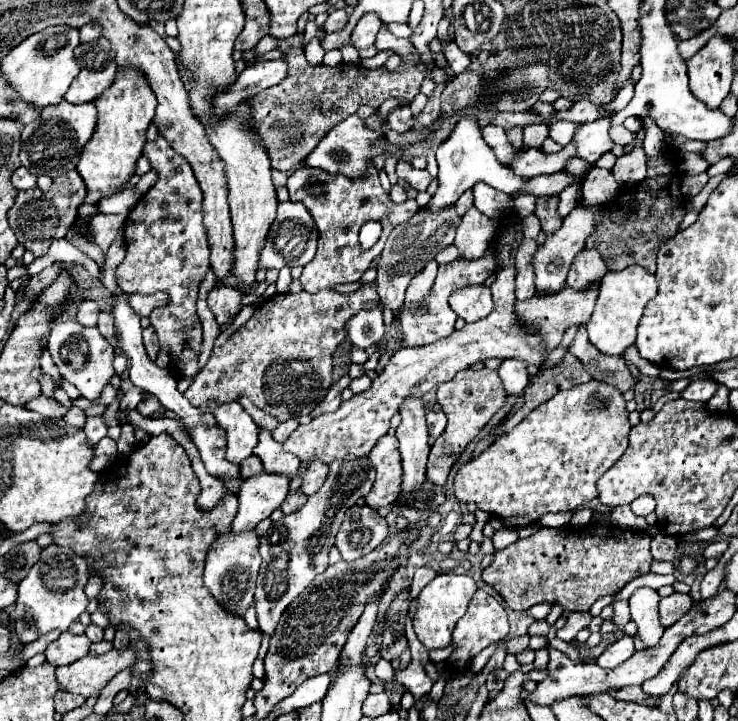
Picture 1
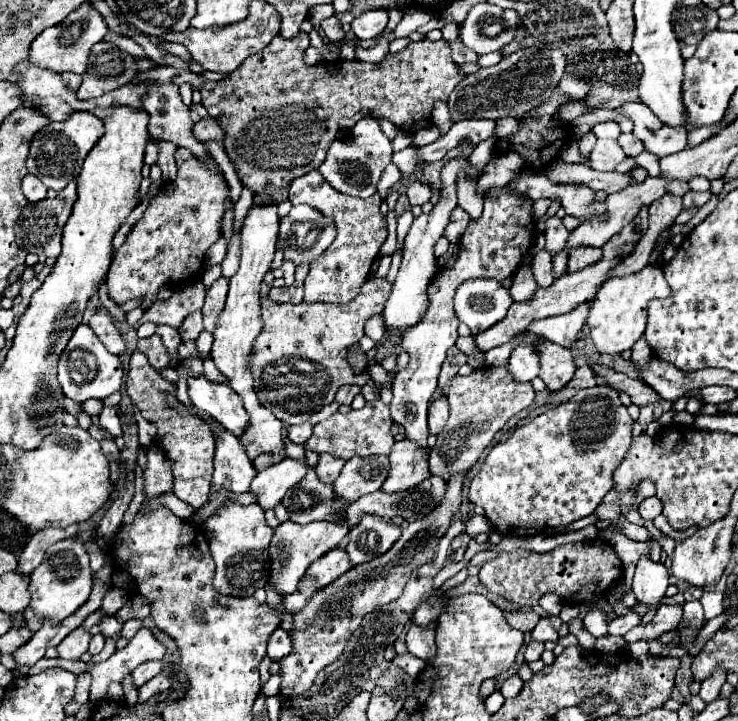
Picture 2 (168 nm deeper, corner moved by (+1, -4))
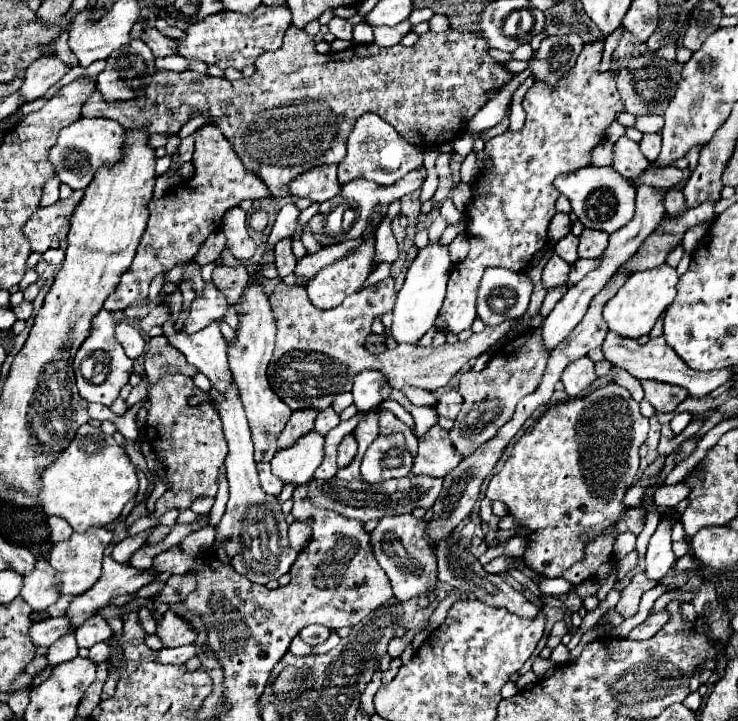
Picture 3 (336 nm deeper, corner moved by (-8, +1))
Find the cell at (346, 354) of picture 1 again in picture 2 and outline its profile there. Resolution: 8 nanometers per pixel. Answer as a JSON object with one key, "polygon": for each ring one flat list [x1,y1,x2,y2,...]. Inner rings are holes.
{"polygon":[[350,347,350,351,348,351,348,361,350,361,350,365,352,365,352,369,354,369,356,373,362,373,362,371,366,369,366,365,368,365,366,355,364,355,358,347]]}

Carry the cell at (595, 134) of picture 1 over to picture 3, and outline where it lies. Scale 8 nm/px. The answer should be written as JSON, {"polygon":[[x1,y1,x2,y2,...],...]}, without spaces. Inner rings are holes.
{"polygon":[[621,138,615,144,615,162,613,168,625,176,627,180,639,178,639,174,643,174,643,170,647,170,651,166,651,162,641,154,639,144,629,140,629,138]]}

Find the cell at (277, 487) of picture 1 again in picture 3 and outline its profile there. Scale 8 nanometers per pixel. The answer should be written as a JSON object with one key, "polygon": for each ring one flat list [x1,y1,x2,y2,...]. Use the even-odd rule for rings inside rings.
{"polygon":[[309,432,301,436,289,448,277,450,271,460,271,470,287,484,293,482,297,486,307,484,313,478,313,472,321,464,325,456,325,438,321,434]]}

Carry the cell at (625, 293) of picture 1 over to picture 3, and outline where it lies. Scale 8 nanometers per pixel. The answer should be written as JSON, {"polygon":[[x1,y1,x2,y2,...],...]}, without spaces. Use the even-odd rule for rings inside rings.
{"polygon":[[663,264,655,270,643,270,643,272,633,272,627,282,619,288,619,292,605,304,603,308,603,318,609,324,609,330,627,336,627,338,641,338,651,332,655,326,657,318,667,310,667,306,673,302,677,290,677,272,675,268]]}

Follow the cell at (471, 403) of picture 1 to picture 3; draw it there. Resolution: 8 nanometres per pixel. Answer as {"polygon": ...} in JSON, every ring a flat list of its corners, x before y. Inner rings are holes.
{"polygon":[[529,328,513,336,507,344,503,344,489,360,489,364,481,372,465,372,461,376,459,394,463,396,463,408,455,418,455,426,451,428,449,436,455,442,455,450,461,456,469,456,475,452,483,442,493,438,497,430,511,420,517,402,535,392,545,372,549,352,543,350,541,328]]}

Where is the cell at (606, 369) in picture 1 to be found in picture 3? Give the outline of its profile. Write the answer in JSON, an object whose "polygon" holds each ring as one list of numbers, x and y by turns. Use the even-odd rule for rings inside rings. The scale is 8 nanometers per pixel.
{"polygon":[[643,380,641,382,645,388,645,400,657,408,657,412,673,412,677,404,681,404,689,394,687,390,679,386,671,386,665,382,655,382,655,380]]}

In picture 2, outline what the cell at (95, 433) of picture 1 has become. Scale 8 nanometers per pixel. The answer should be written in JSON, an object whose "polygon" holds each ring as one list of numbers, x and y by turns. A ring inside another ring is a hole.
{"polygon":[[104,407,98,415,98,423,104,431,108,431,112,437,122,435,122,421,118,417,118,407]]}

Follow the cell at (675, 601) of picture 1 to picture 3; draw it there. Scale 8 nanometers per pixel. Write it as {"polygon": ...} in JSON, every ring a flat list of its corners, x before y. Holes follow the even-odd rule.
{"polygon":[[663,610,663,612,655,612,655,614,649,614,647,620,643,624,639,624,637,628,633,628,629,632,629,640,647,640,651,636,655,636,665,624,667,624,667,618,669,614]]}

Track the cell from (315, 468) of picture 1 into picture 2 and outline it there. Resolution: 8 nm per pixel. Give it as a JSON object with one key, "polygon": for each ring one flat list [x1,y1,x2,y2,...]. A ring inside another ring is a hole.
{"polygon":[[324,453,324,455,320,455,320,459,318,459,316,475,318,475,318,479,320,479,322,483,334,483,334,479,338,477,342,465,344,465,342,459]]}

